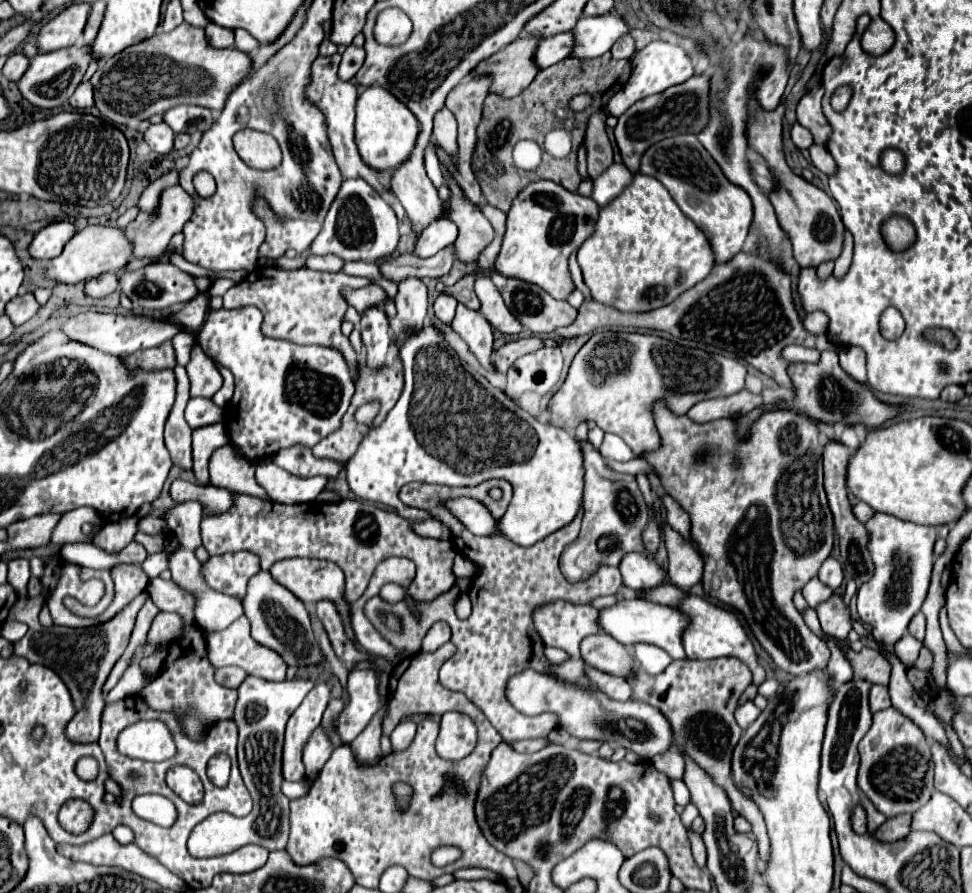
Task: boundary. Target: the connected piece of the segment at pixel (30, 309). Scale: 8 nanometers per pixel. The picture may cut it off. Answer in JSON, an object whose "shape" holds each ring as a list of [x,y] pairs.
{"shape":[[[24,294],[24,296],[16,296],[14,300],[8,302],[6,306],[6,316],[12,320],[14,326],[20,326],[24,322],[28,322],[36,312],[38,312],[38,302],[34,300],[32,294]]]}

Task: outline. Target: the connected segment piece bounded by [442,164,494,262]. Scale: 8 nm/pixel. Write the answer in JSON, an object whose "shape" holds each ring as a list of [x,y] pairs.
{"shape":[[[442,164],[442,172],[446,178],[446,184],[452,190],[452,222],[458,226],[458,238],[456,238],[456,258],[462,262],[476,260],[478,254],[492,242],[494,230],[490,222],[484,218],[480,208],[470,204],[458,184],[450,178],[448,170]]]}

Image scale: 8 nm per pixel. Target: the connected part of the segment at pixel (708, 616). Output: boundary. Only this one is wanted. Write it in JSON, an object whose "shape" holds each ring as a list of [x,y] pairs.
{"shape":[[[700,596],[684,598],[684,602],[678,604],[678,610],[684,610],[684,614],[688,614],[688,618],[692,618],[692,626],[688,626],[688,630],[684,634],[686,656],[690,660],[708,660],[708,658],[720,658],[720,656],[734,656],[734,658],[742,660],[750,668],[756,686],[760,686],[766,680],[764,668],[756,662],[754,646],[748,640],[740,620],[736,618],[734,612],[724,610],[720,606],[714,606],[712,602],[708,602],[706,598],[700,598]]]}

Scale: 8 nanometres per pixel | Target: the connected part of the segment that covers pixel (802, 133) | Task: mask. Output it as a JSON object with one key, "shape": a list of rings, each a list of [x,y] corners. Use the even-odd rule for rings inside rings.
{"shape":[[[798,122],[792,126],[792,140],[794,140],[794,144],[796,144],[798,148],[802,148],[802,150],[806,150],[806,148],[812,146],[812,134],[810,134],[810,130],[806,130],[806,128],[800,126]]]}

